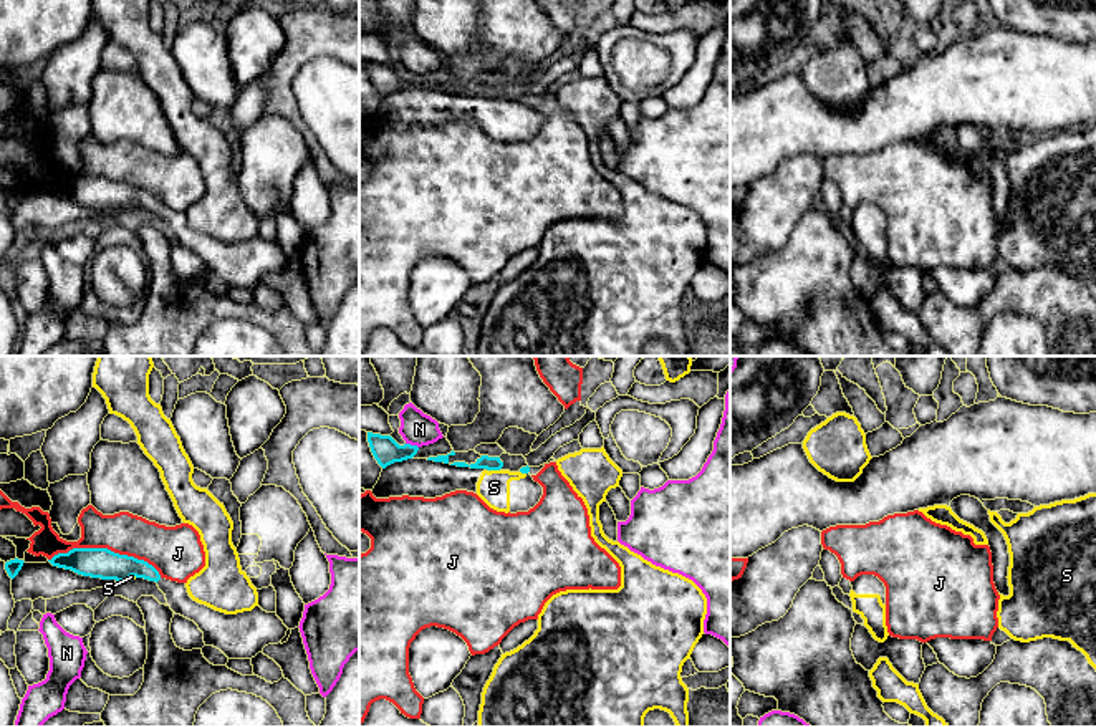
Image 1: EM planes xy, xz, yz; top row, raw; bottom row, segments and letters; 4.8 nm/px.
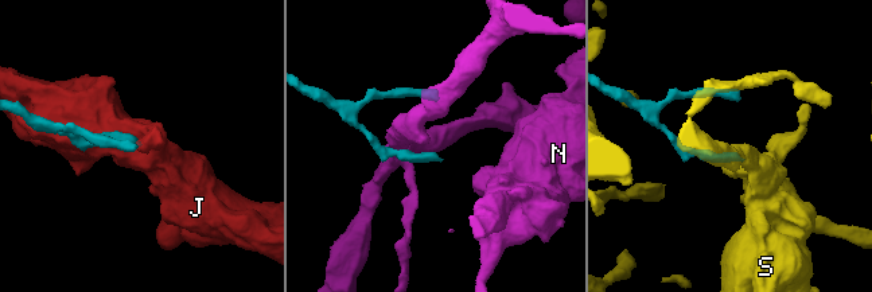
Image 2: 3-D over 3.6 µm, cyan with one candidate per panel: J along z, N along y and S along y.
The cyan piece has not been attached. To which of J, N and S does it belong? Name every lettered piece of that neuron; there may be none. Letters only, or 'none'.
none

